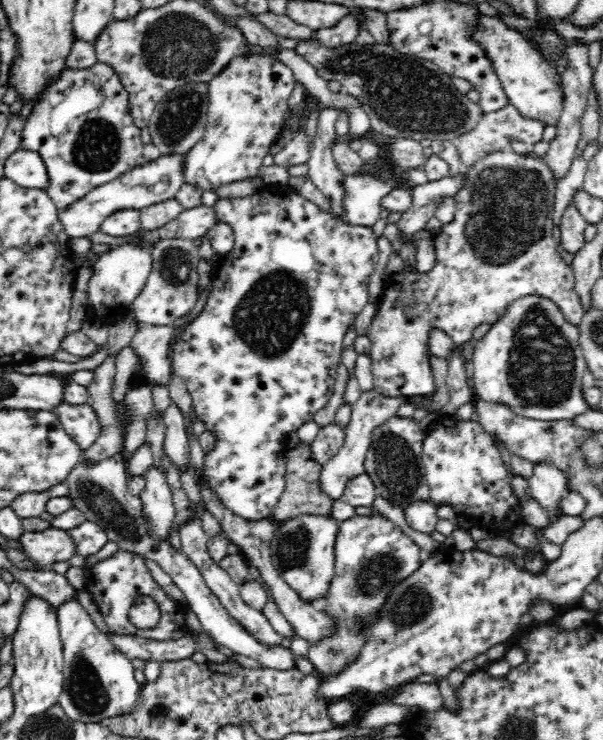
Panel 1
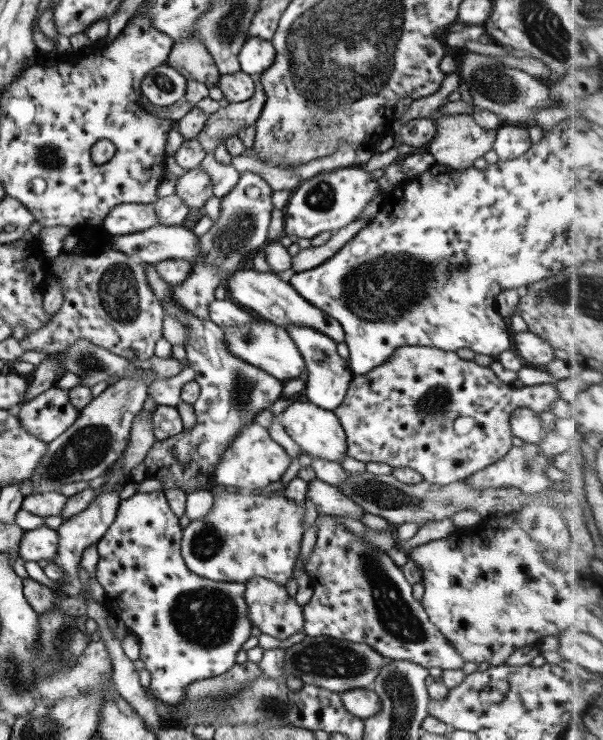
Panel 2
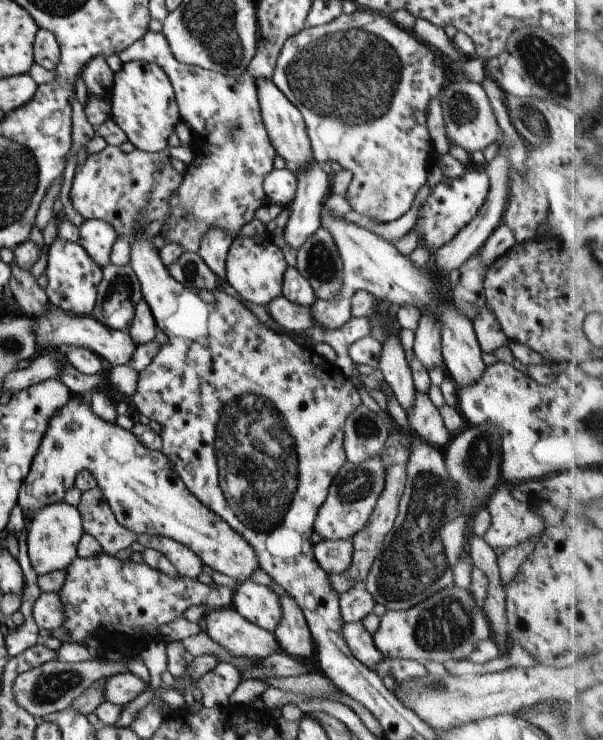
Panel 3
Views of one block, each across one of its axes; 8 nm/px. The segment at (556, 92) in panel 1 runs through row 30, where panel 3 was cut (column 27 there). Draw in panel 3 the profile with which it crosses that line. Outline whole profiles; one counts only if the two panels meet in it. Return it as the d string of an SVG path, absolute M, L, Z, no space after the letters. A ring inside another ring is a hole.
M71 393L69 401L49 418L43 438L30 463L28 474L19 486L17 505L21 508L23 515L30 519L39 508L62 502L65 491L72 488L75 476L81 470L87 470L95 478L96 487L101 490L101 496L109 506L116 522L131 533L172 539L189 548L203 565L233 578L238 584L243 583L245 578L249 579L253 570L258 568L257 556L253 548L185 488L163 453L142 446L129 430L123 430L115 423L101 420L91 412L91 408L80 394Z

